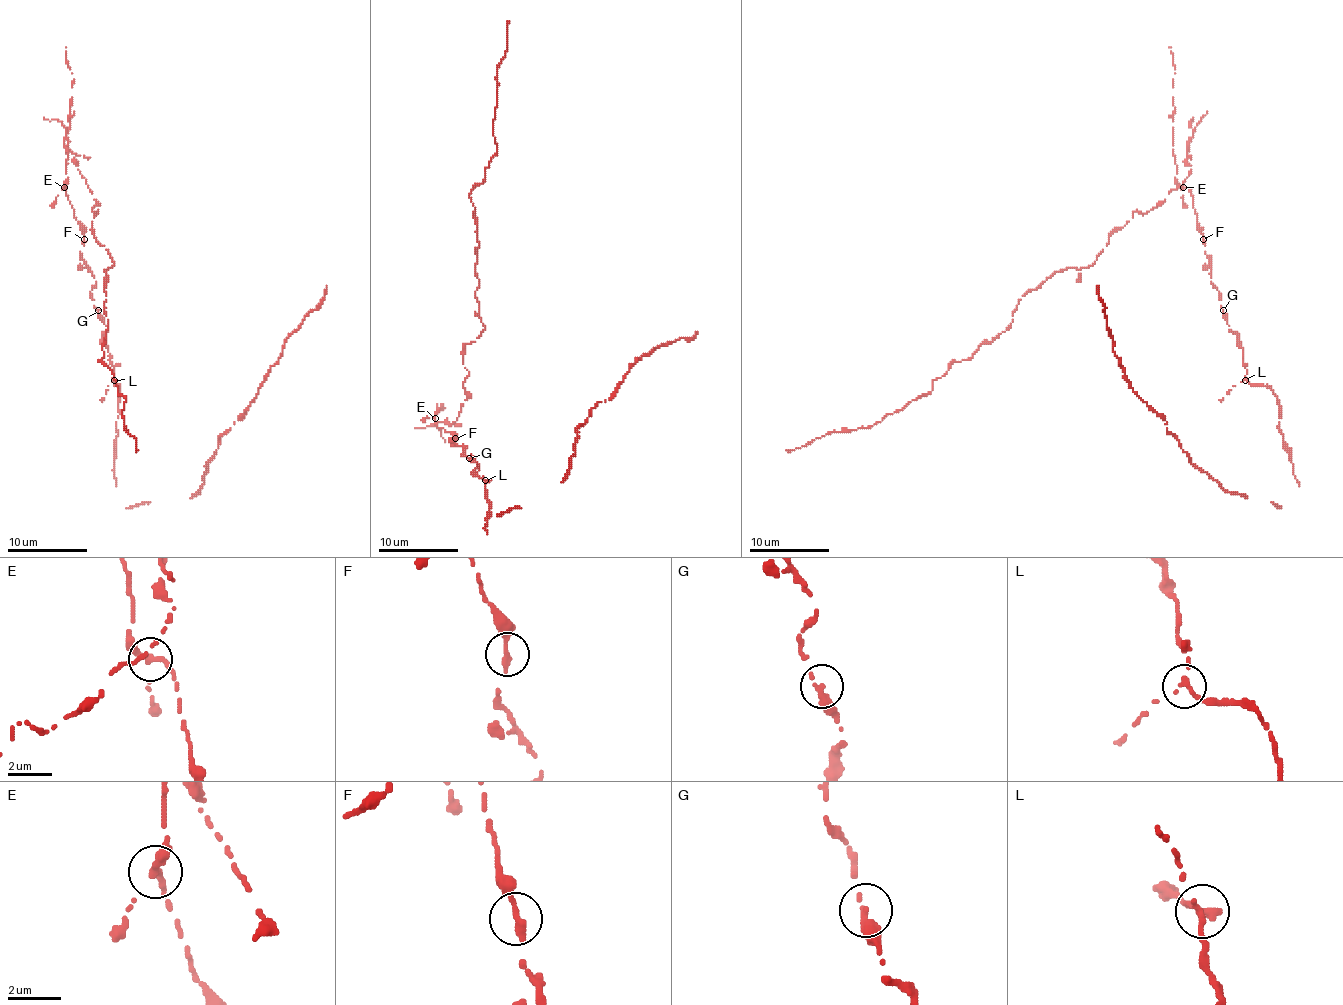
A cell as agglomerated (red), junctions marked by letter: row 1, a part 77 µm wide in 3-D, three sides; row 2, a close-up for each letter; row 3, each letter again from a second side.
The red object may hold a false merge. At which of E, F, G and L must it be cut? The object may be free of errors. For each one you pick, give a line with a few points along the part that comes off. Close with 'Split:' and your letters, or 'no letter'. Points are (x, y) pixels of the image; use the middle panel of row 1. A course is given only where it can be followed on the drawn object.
Split: no letter

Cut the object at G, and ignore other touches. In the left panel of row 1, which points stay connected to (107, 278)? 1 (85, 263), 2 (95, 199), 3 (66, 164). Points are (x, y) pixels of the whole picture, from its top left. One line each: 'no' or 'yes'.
1: no
2: yes
3: no

